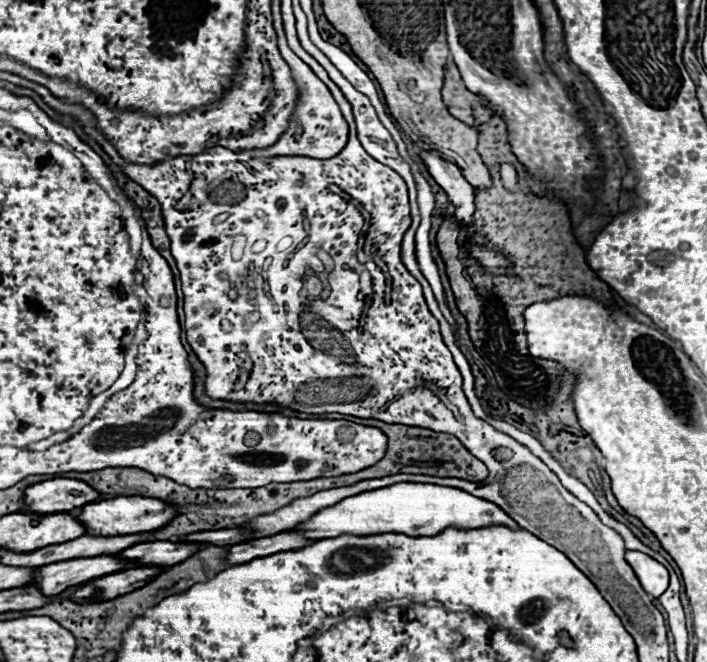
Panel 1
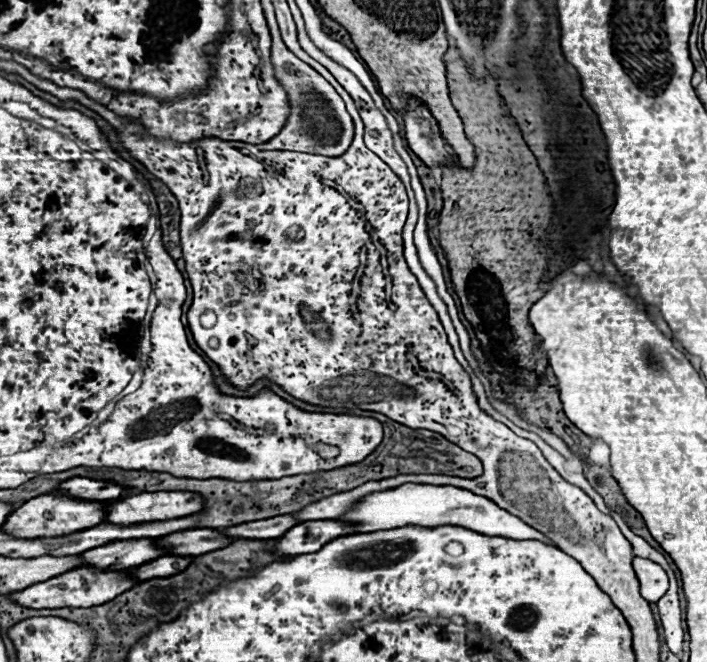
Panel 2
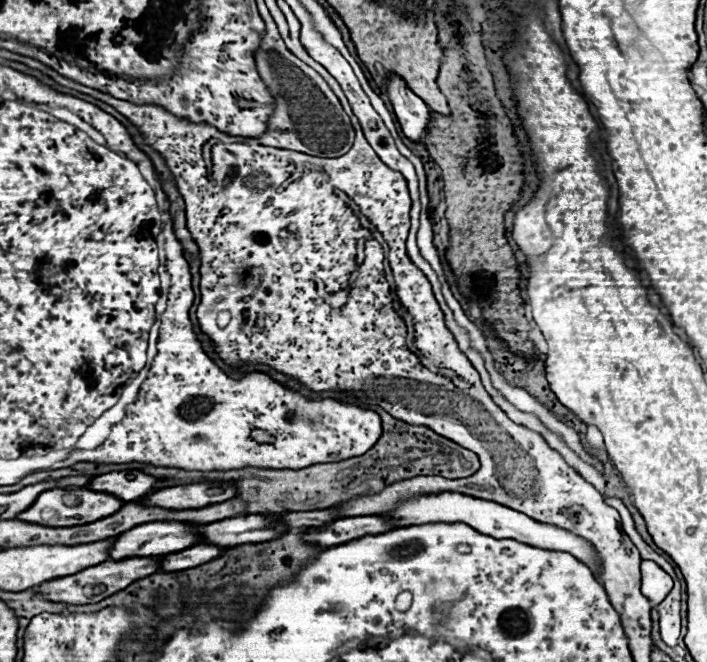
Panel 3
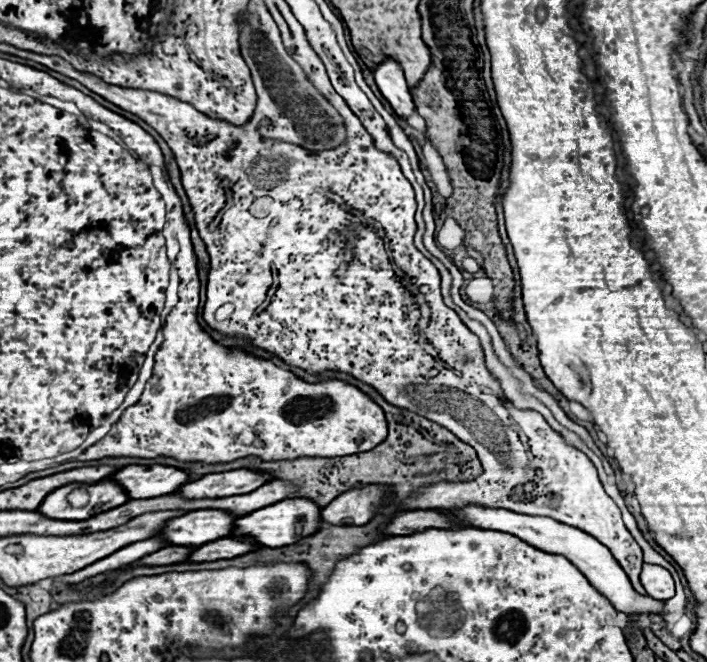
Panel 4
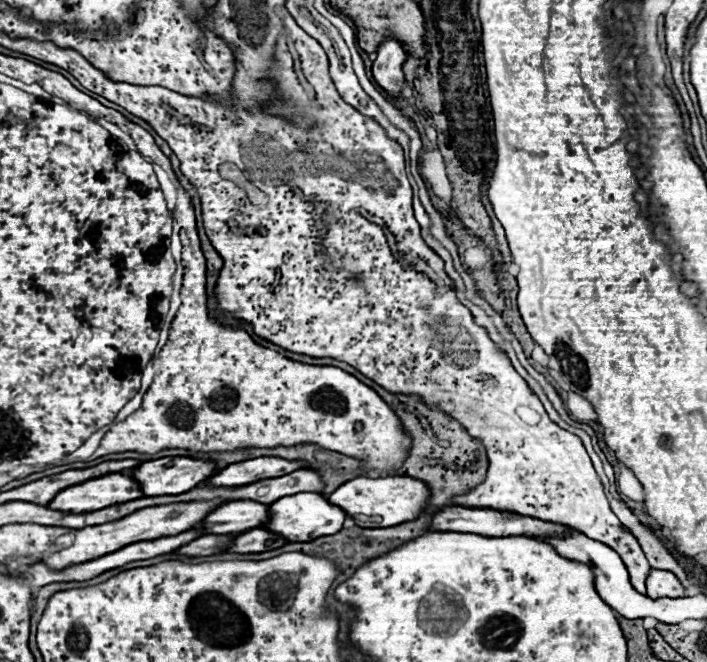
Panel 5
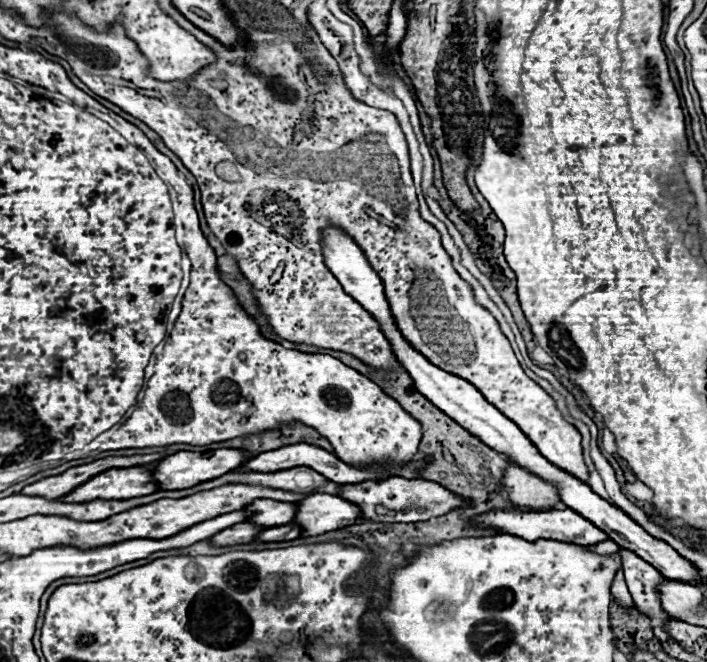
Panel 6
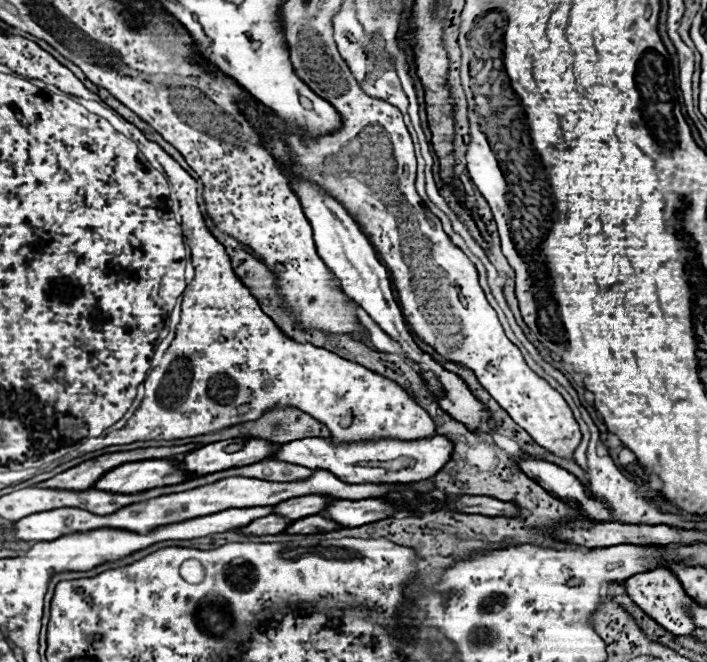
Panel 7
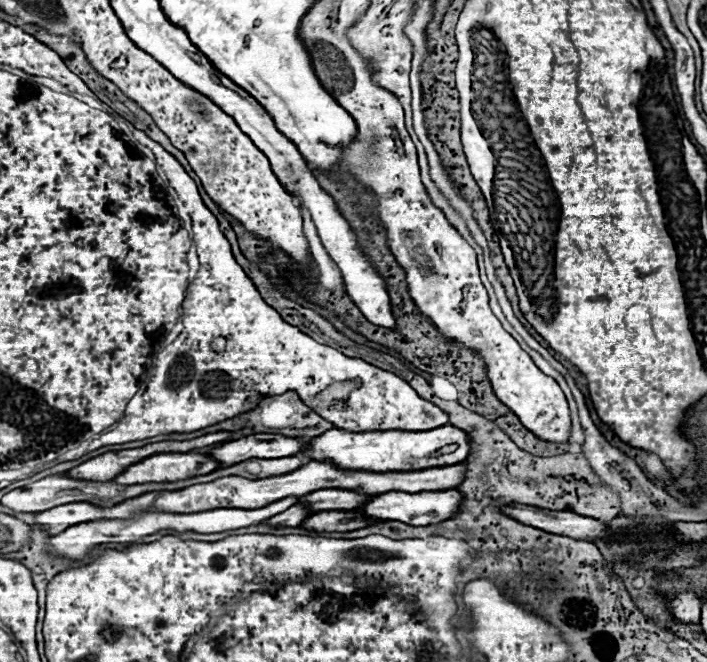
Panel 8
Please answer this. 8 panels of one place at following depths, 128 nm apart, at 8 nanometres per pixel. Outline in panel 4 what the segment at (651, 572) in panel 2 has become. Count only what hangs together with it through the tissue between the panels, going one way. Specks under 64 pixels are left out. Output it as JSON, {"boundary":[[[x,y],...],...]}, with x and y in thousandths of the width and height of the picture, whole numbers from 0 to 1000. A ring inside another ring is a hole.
{"boundary":[[[911,852],[905,876],[908,876],[908,885],[914,888],[917,900],[925,906],[945,906],[948,900],[953,900],[953,876],[950,876],[948,864],[936,855]]]}

